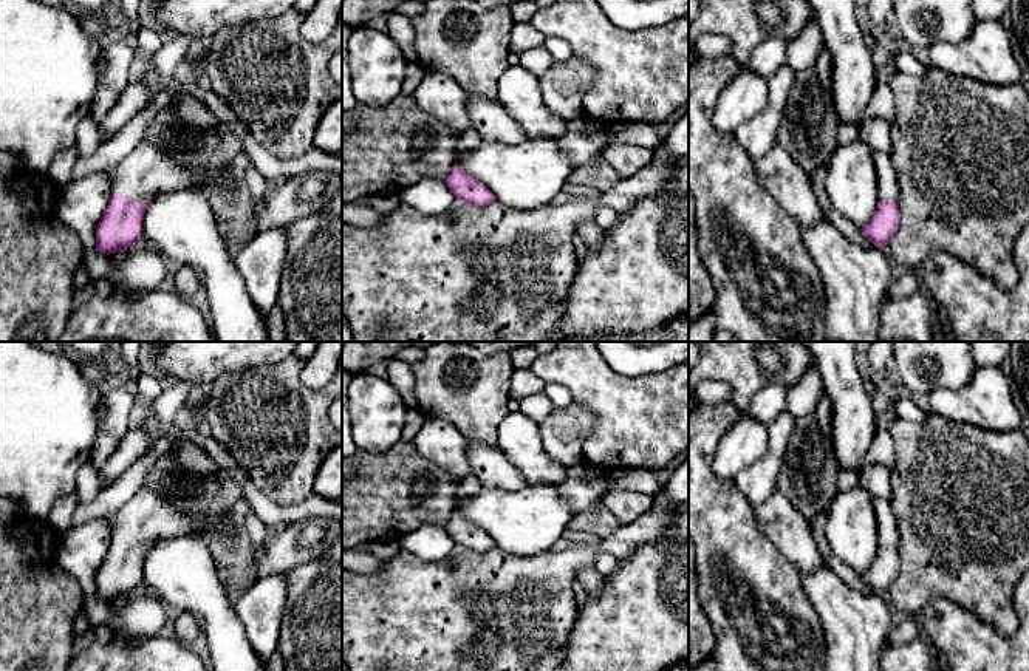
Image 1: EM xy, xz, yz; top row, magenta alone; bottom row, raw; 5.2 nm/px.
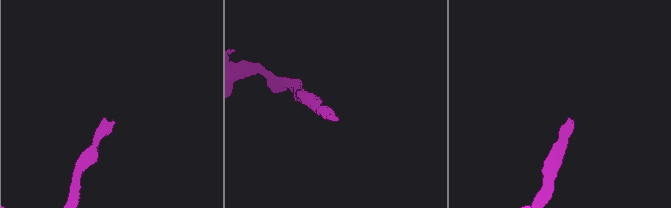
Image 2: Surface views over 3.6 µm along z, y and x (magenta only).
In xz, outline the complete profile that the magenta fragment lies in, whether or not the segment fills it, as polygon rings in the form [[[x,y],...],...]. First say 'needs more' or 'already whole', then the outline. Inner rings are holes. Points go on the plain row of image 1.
already whole | [[[456,509],[444,527],[458,549],[484,553],[495,547],[494,540],[483,529],[469,523]]]

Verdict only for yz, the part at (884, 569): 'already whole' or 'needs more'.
needs more

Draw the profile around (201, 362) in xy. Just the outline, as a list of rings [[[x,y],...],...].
[[[142,342],[142,357],[178,380],[210,387],[224,373],[277,365],[299,342]]]

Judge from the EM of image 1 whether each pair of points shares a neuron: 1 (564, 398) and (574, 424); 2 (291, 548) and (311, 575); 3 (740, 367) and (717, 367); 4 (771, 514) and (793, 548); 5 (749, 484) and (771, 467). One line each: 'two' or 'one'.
1: two
2: two
3: one
4: one
5: one

